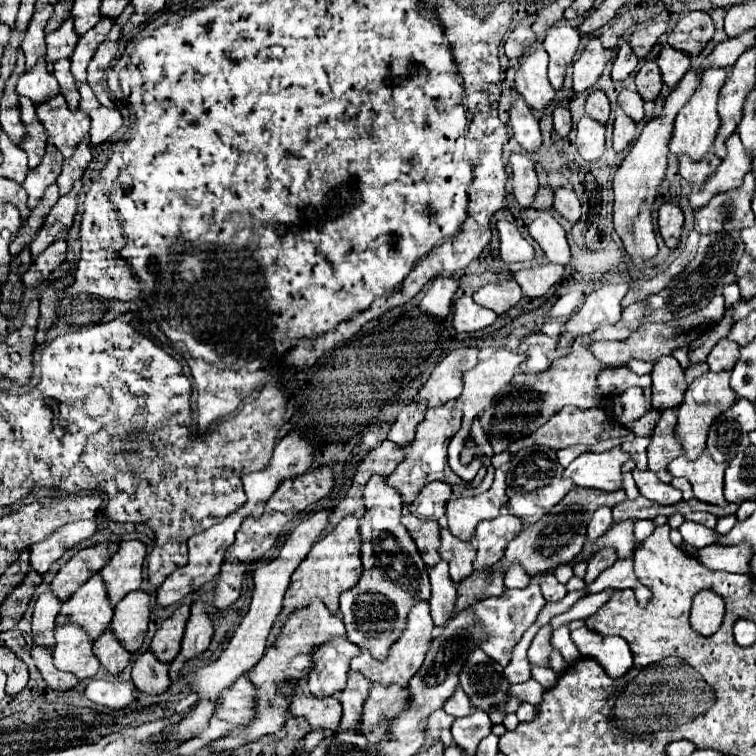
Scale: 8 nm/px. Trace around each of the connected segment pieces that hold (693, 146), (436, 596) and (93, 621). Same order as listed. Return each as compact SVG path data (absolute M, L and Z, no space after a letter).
M708 66L702 70L702 80L700 86L694 90L694 96L684 104L684 108L678 112L674 120L674 130L672 130L672 140L670 140L670 152L672 154L682 154L686 152L688 156L694 156L694 160L700 160L706 152L712 150L712 142L716 138L716 132L720 128L720 116L716 110L716 100L718 92L728 76L728 66Z
M440 560L436 566L428 570L432 582L432 598L430 598L430 612L436 626L444 626L444 622L452 616L454 602L456 602L456 586L448 576L448 564Z
M96 572L82 588L62 602L58 624L66 620L82 624L82 628L90 632L90 640L96 640L110 626L112 610L114 606L106 594L106 584L100 572Z

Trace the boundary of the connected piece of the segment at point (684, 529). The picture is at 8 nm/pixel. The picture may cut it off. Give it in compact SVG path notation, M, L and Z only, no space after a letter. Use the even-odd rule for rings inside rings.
M686 520L678 530L680 530L684 542L686 542L686 544L692 544L692 546L696 546L696 548L704 548L704 546L708 546L708 544L714 544L716 532L710 530L710 528L706 528L706 526L700 526L700 524L696 524L696 522L688 522L688 520Z

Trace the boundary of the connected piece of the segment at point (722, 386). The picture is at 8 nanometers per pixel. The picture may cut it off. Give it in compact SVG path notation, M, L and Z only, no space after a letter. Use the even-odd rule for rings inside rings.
M722 370L718 374L708 372L706 376L696 378L686 394L684 394L684 402L678 406L678 426L676 426L676 434L686 450L686 456L690 456L690 460L698 458L704 452L706 446L706 434L710 424L714 422L716 416L720 416L726 408L730 408L730 404L734 404L734 400L738 398L738 394L730 388L730 370Z

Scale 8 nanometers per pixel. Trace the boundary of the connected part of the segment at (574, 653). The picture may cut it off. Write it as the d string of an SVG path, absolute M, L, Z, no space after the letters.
M562 626L562 628L554 630L554 634L552 634L552 648L558 650L568 664L574 664L574 662L580 658L578 648L576 648L574 642L570 640L570 630L568 630L568 626Z

